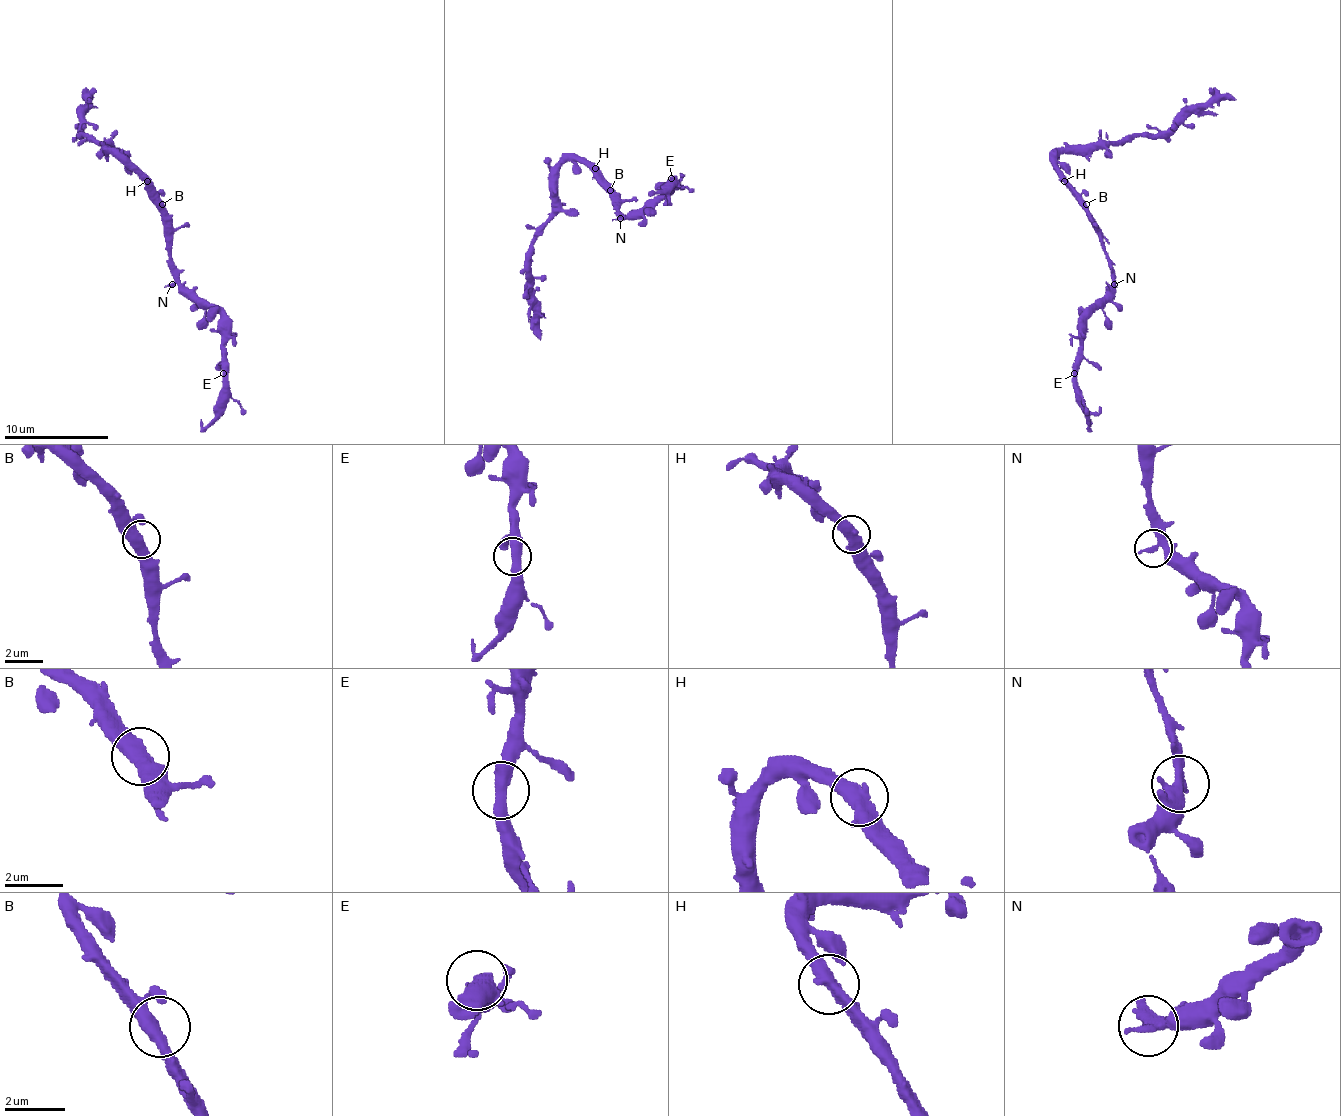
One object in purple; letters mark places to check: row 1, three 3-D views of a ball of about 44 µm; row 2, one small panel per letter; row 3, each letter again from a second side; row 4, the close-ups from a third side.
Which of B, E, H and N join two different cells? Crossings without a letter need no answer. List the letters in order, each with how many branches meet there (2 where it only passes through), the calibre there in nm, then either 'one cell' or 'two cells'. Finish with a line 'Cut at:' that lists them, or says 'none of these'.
B: 2 | 480 nm | one cell
E: 2 | 440 nm | one cell
H: 2 | 480 nm | one cell
N: 2 | 300 nm | one cell
Cut at: none of these

